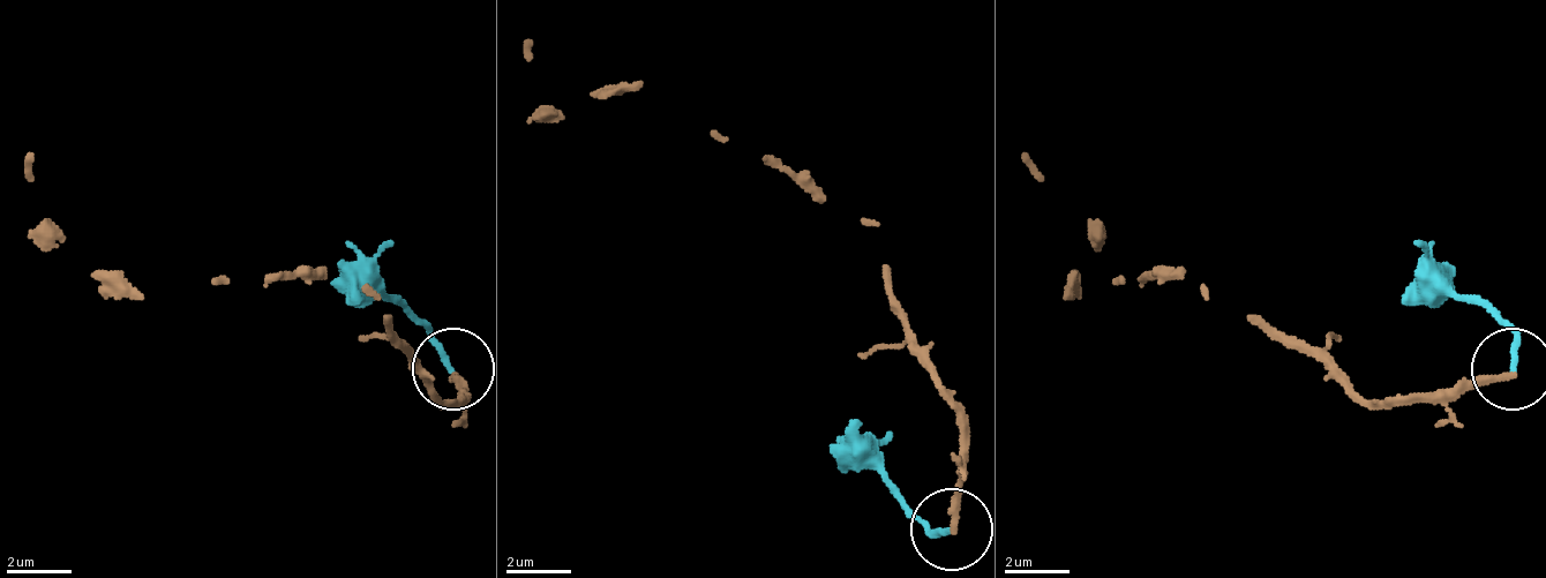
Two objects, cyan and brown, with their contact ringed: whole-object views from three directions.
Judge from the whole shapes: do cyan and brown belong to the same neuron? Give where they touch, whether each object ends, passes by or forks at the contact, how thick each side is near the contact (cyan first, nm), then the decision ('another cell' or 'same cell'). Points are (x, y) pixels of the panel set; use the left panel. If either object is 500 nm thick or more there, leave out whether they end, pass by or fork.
at (452, 368); cyan ends there; brown ends there; 200 nm thick on the cyan side, 240 nm on the other; another cell

